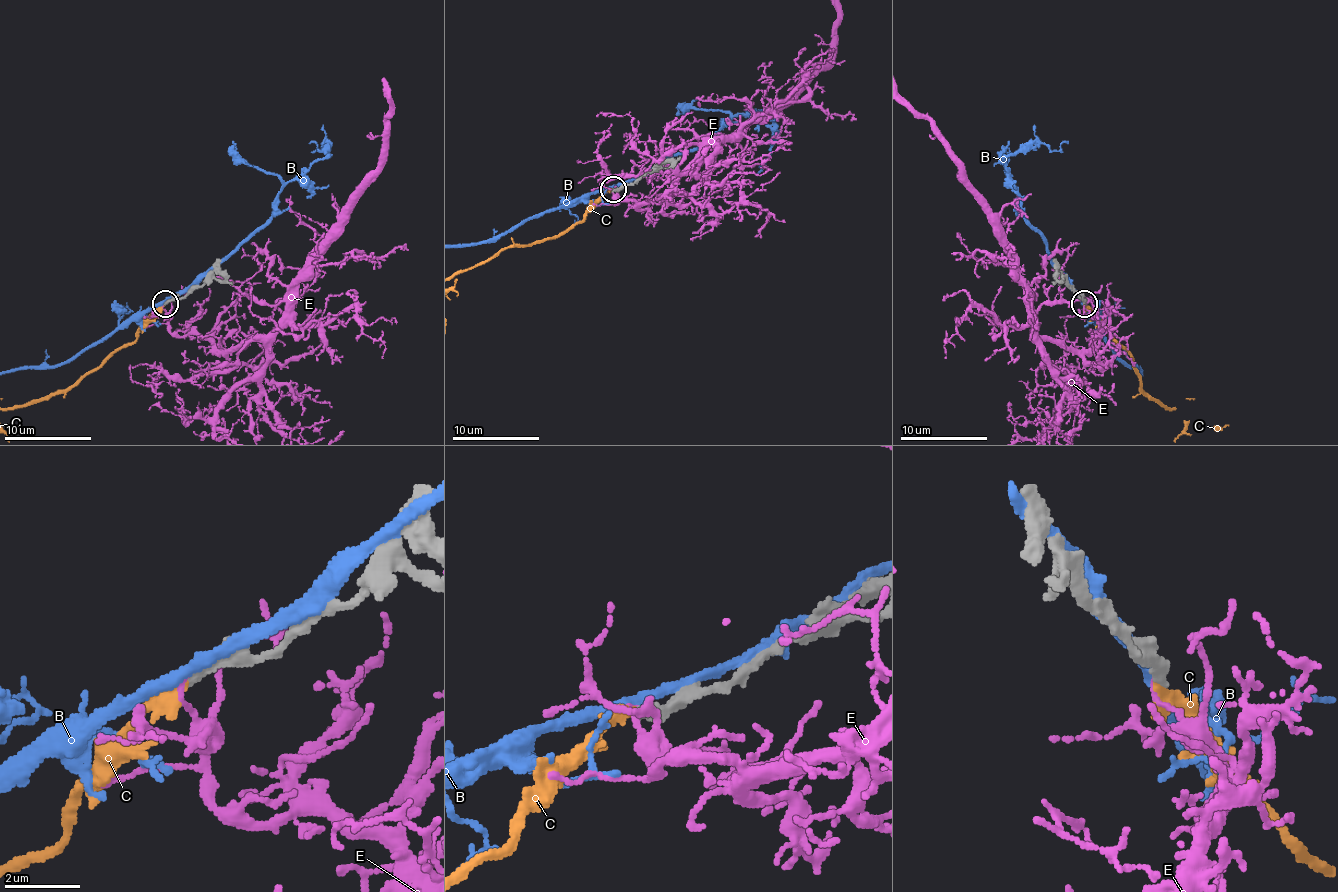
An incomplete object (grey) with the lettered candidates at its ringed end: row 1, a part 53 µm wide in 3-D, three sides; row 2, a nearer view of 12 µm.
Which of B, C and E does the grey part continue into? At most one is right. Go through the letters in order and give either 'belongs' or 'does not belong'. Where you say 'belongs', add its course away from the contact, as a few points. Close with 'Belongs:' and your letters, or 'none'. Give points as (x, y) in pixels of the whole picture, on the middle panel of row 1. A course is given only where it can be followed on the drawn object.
B: does not belong
C: belongs
E: does not belong
Belongs: C

